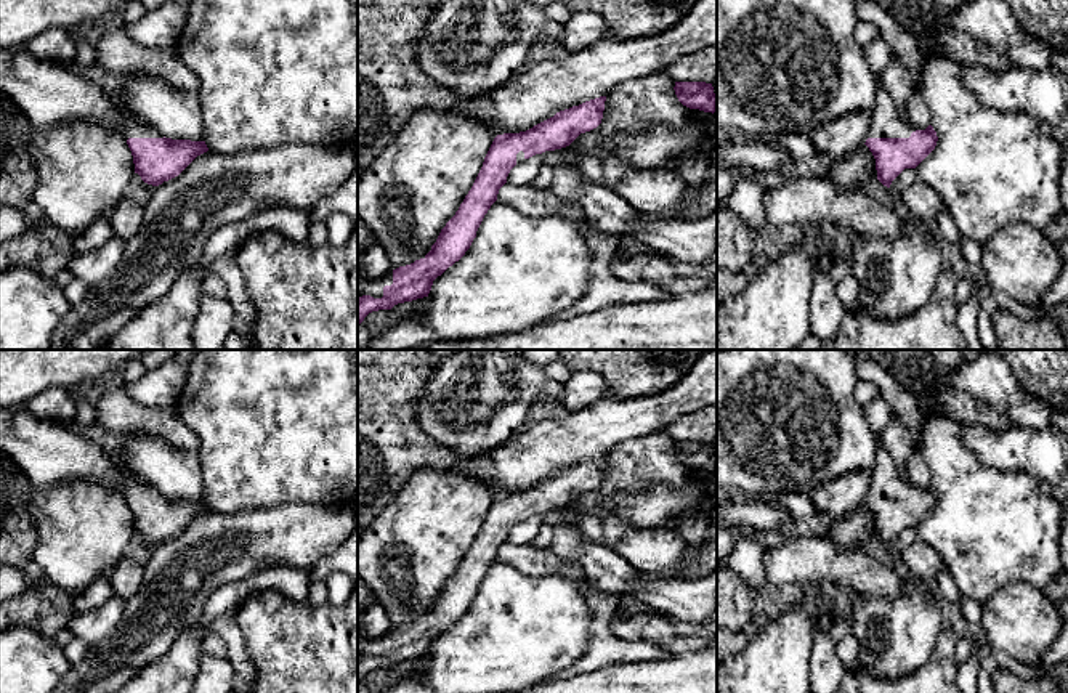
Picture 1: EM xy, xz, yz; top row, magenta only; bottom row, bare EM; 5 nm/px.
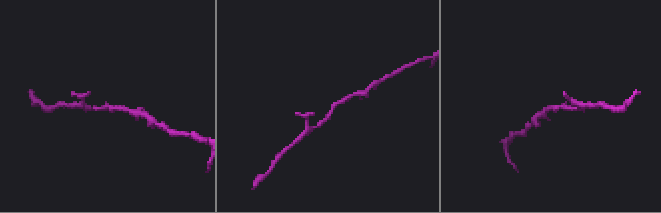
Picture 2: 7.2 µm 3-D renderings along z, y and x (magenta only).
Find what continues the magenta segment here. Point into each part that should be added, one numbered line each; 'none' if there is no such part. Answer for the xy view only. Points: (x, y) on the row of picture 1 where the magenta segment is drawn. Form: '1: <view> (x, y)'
1: xy (133, 125)

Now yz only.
1: yz (885, 122)

